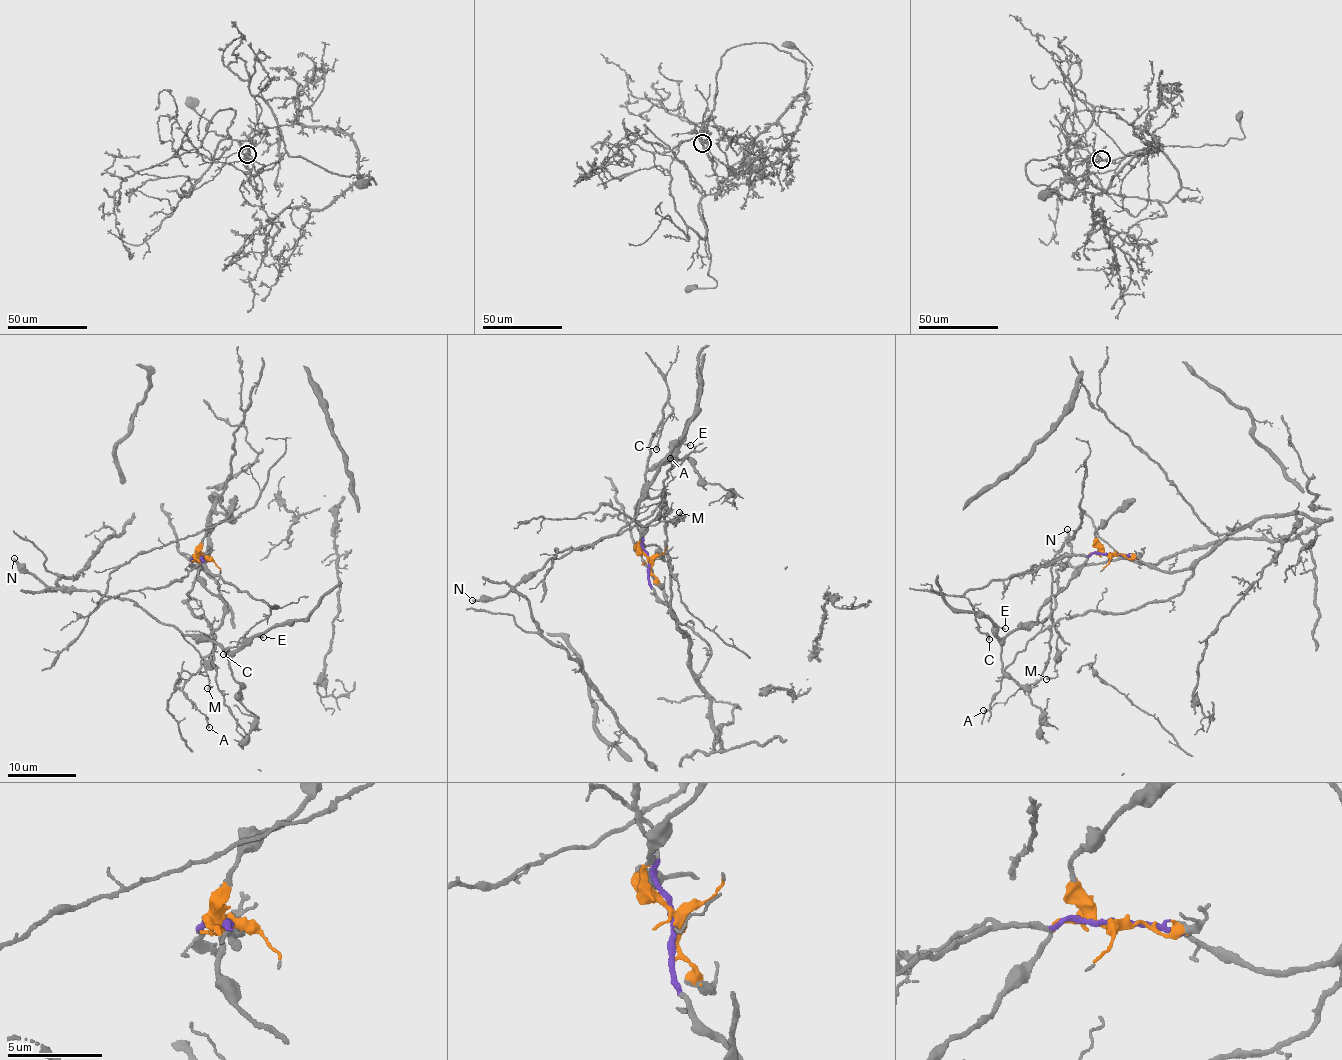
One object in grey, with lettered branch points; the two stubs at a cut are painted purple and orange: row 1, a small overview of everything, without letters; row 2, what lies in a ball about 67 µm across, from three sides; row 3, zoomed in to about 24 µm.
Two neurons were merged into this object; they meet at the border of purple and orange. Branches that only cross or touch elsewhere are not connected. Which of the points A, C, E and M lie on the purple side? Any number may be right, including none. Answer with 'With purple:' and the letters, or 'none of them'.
With purple: A, C

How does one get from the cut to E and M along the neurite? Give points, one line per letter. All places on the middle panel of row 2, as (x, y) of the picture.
E: (649, 562), (639, 543), (663, 499), (662, 493), (655, 498), (648, 495), (648, 483), (672, 446), (689, 445)
M: (649, 562), (639, 543), (664, 499), (662, 493), (644, 498), (634, 519), (642, 524), (683, 520), (680, 512)

